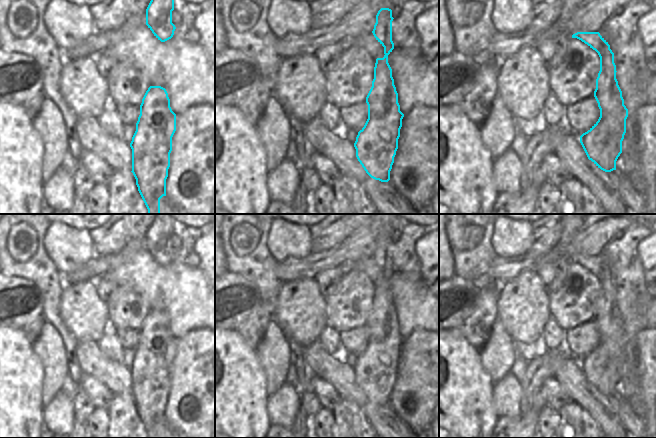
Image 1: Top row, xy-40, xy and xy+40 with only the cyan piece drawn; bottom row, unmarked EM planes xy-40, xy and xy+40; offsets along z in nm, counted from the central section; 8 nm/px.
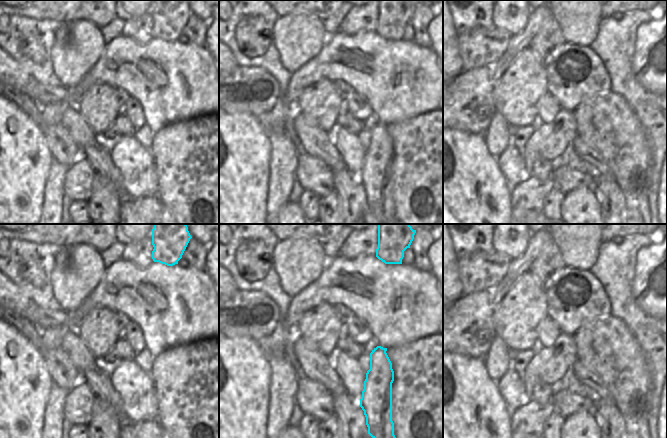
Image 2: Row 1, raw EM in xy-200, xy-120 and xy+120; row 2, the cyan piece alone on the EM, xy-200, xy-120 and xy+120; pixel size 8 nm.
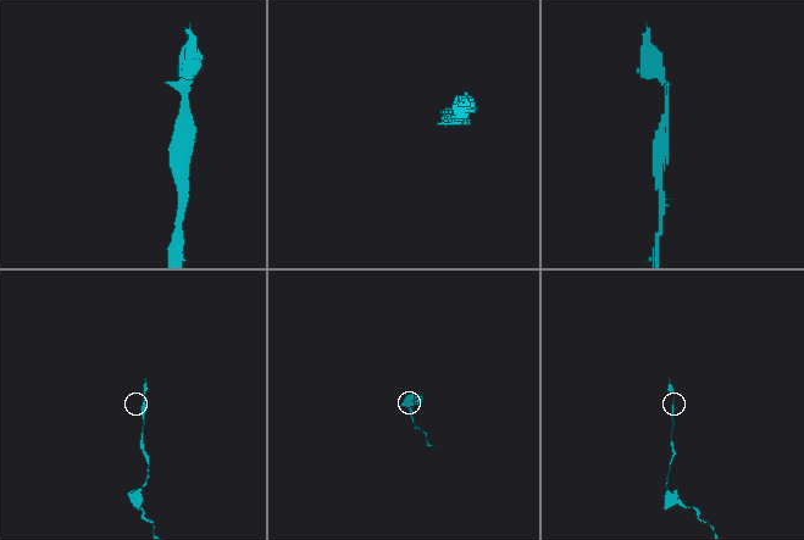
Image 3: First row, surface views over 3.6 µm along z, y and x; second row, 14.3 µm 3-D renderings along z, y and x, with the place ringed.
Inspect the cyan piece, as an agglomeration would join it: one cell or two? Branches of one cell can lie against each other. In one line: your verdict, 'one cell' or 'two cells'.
one cell

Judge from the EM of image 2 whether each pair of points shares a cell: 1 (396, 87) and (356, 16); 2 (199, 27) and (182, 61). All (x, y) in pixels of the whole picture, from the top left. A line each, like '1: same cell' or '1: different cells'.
1: different cells
2: different cells

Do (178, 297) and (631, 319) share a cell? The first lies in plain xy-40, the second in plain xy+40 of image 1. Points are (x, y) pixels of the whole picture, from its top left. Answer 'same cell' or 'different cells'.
same cell

